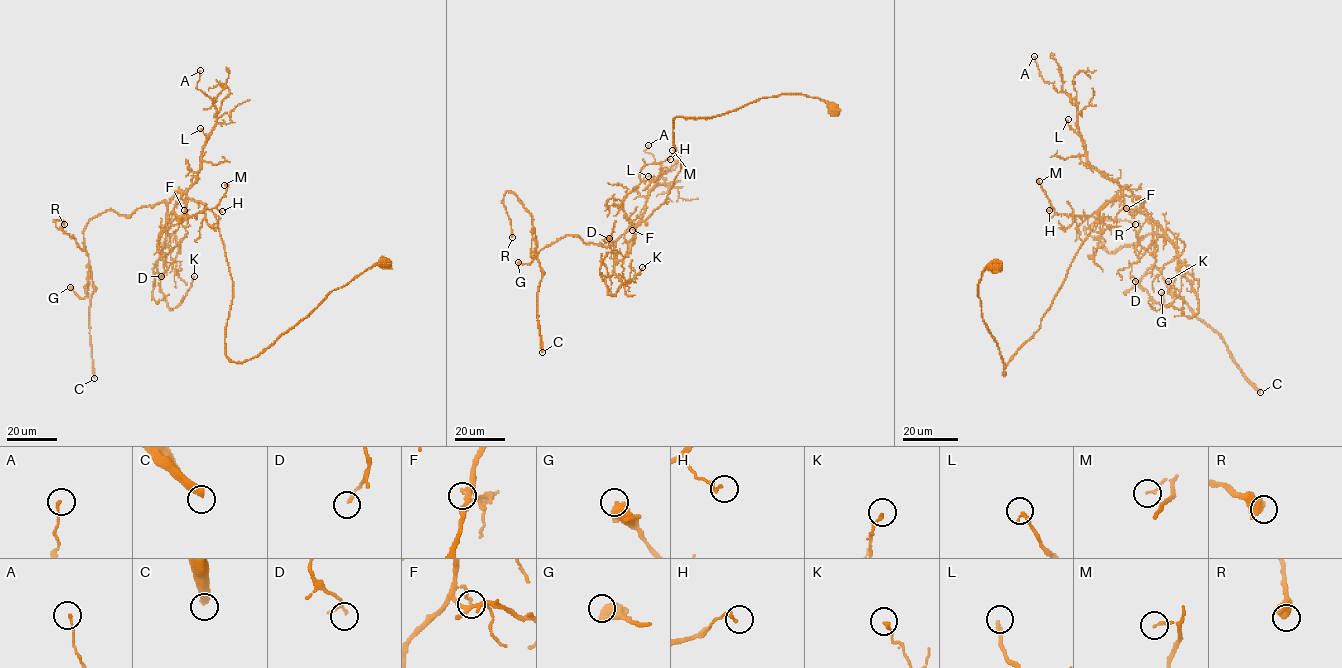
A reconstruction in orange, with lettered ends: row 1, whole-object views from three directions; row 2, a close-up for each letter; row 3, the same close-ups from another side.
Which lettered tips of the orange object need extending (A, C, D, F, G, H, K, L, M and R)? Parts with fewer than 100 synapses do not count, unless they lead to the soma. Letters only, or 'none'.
C

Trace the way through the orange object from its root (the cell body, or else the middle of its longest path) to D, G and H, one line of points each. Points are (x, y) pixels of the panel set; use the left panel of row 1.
D: (385, 263), (333, 290), (241, 362), (225, 352), (232, 280), (215, 215), (184, 193), (167, 205), (161, 276)
G: (385, 263), (241, 362), (225, 352), (232, 280), (215, 215), (184, 193), (94, 217), (87, 295), (70, 287)
H: (385, 263), (234, 362), (215, 215), (183, 193), (174, 209), (222, 211)

